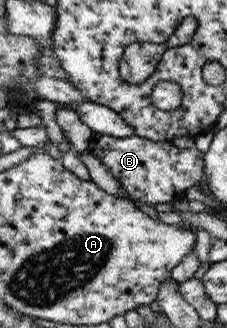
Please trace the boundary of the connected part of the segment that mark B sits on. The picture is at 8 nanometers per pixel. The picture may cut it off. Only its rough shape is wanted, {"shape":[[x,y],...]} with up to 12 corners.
{"shape":[[134,135],[86,150],[132,203],[175,202],[201,183],[203,153]]}

